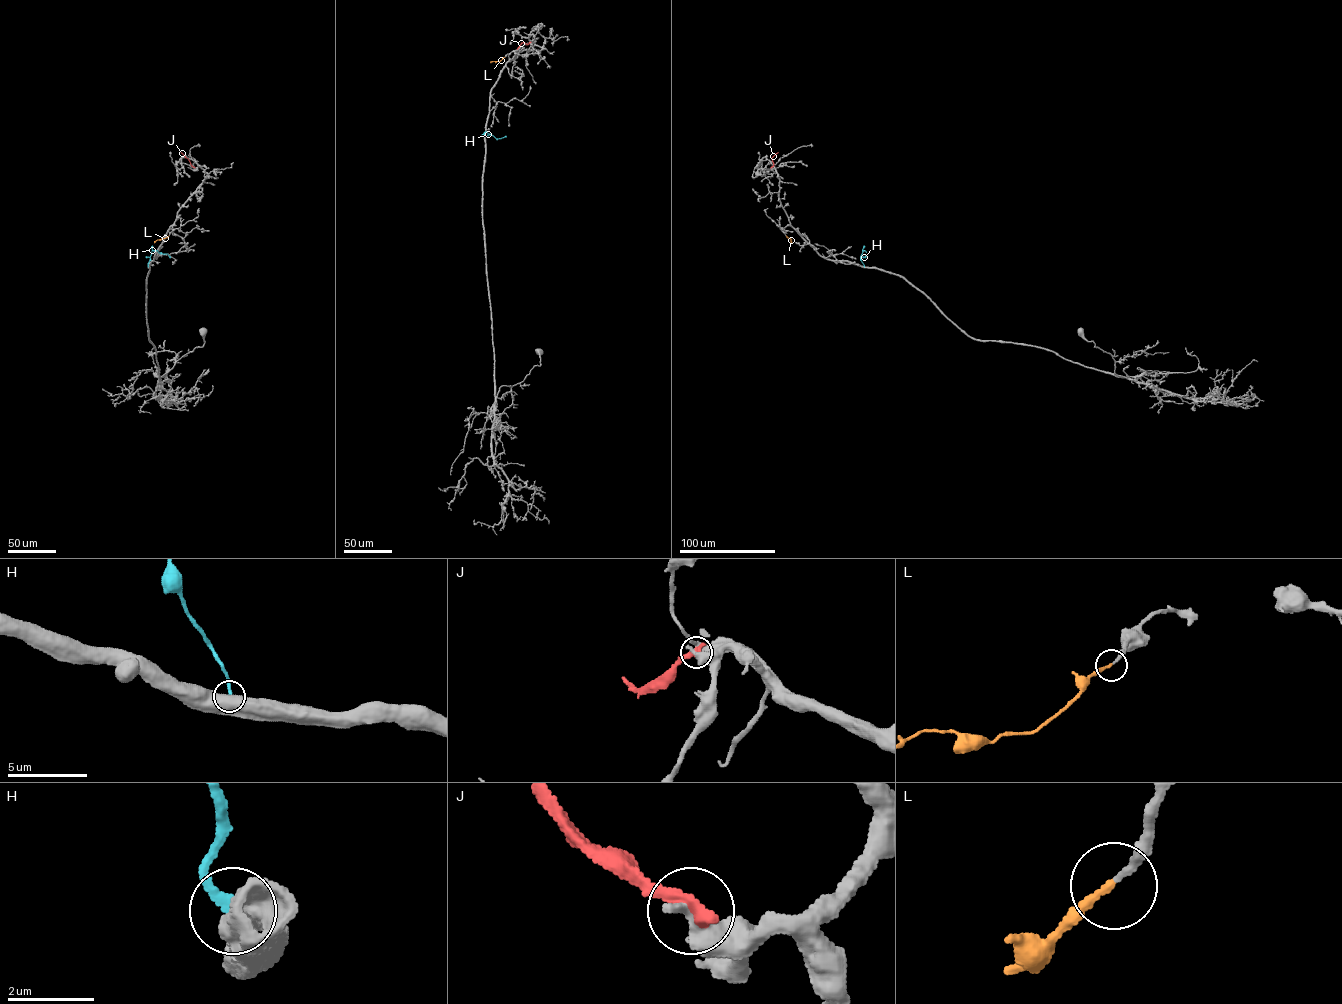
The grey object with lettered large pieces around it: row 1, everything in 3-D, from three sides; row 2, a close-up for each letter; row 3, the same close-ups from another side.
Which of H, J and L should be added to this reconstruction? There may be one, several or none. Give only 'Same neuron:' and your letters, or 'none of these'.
Same neuron: L

